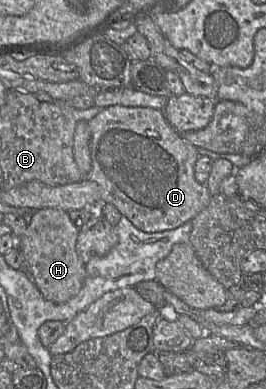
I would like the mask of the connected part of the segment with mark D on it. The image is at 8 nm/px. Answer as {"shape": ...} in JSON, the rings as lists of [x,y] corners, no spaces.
{"shape":[[[113,105],[102,108],[100,112],[88,122],[88,124],[91,132],[90,151],[92,167],[86,176],[86,179],[94,181],[99,185],[101,203],[114,205],[136,228],[147,233],[176,229],[184,223],[191,221],[208,206],[212,195],[210,194],[206,184],[197,182],[194,176],[194,165],[200,156],[197,152],[197,147],[183,139],[181,135],[168,123],[163,110],[151,107],[125,107],[121,105]]]}

